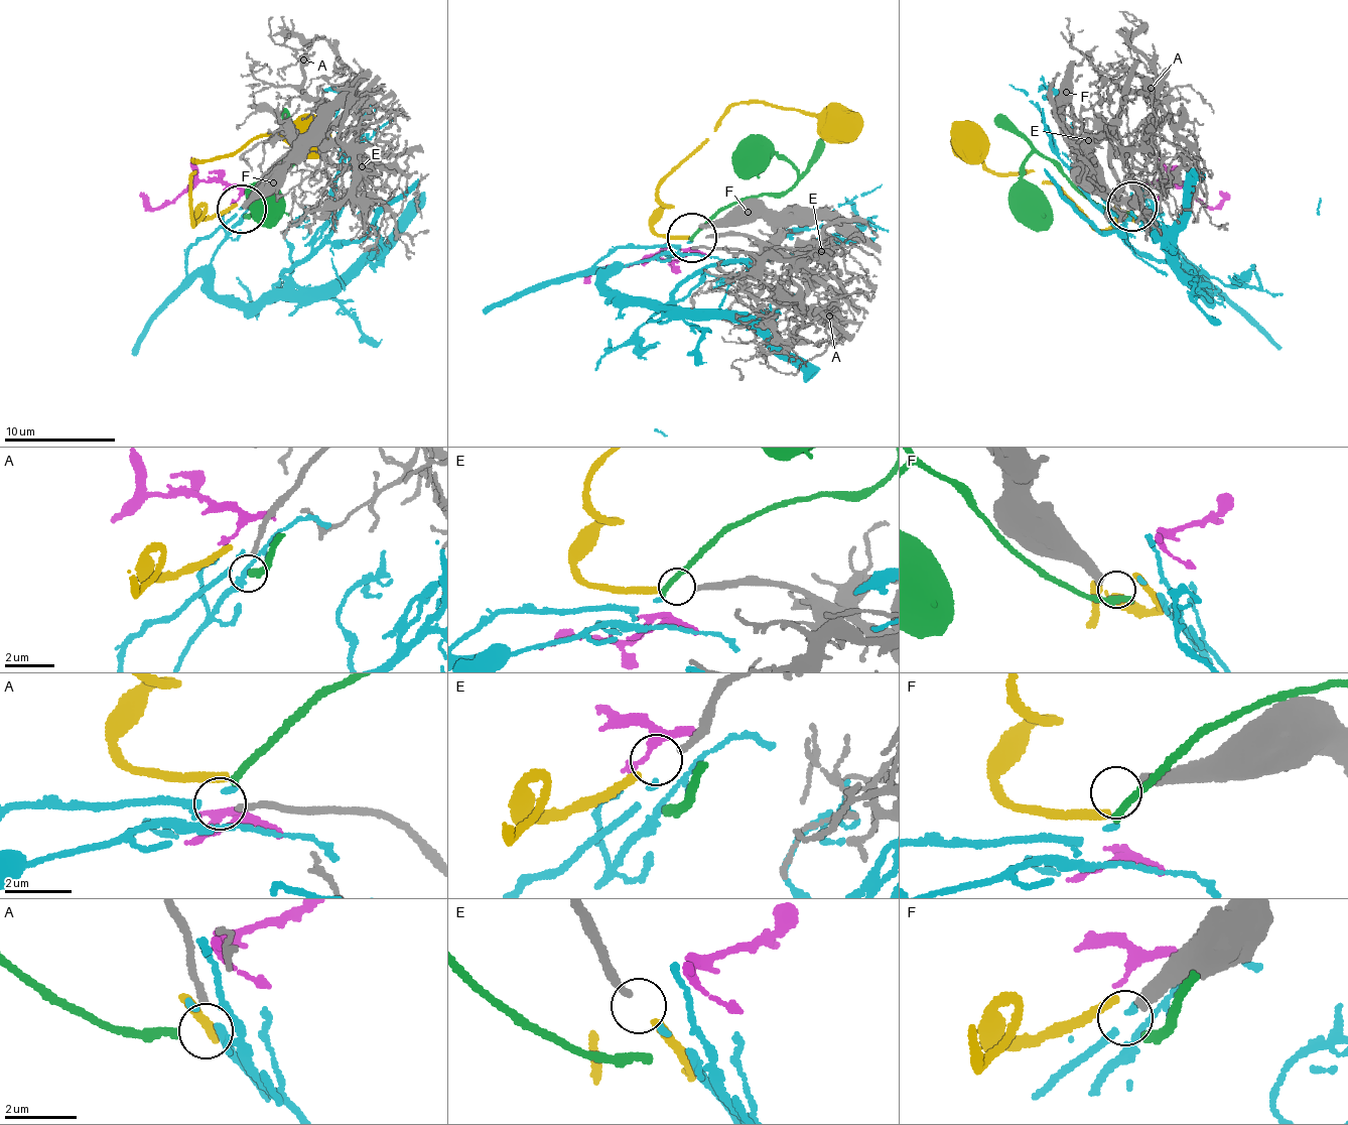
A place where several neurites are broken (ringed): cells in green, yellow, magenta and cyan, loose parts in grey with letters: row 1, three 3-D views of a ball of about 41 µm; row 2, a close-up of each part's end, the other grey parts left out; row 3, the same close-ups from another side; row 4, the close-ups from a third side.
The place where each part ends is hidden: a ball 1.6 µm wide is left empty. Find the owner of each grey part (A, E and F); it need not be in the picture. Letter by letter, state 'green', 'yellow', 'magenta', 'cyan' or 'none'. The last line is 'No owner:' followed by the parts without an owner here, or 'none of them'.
A: green
E: yellow
F: none
No owner: F

